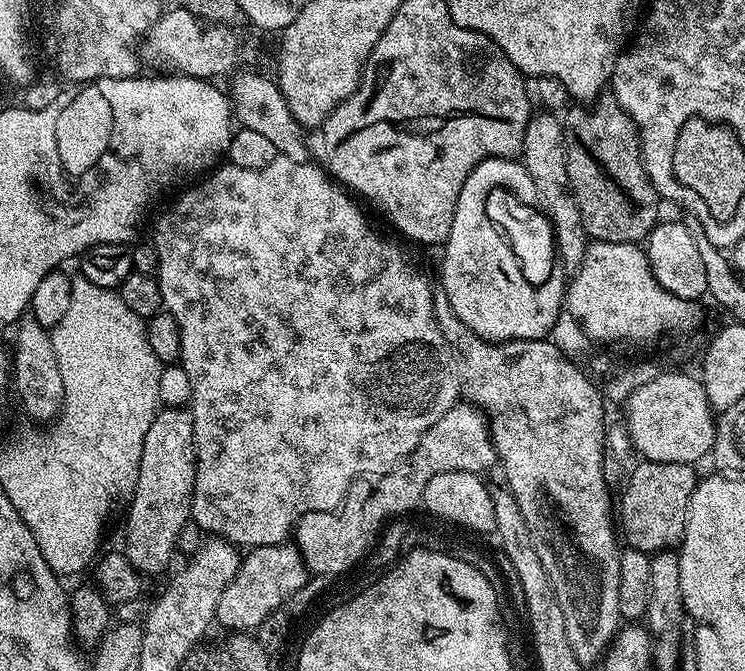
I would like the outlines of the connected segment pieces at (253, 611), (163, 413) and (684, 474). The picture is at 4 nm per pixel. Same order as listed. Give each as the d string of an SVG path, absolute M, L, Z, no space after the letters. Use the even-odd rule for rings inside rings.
M295 543L267 544L253 548L241 559L238 574L234 574L230 586L222 590L222 598L218 598L216 607L215 623L224 628L232 628L228 630L236 634L259 629L260 623L271 612L281 608L298 590L302 590L309 579L308 567L304 565L304 559Z
M161 407L154 422L150 422L150 430L146 430L146 442L142 442L142 462L130 492L132 501L128 504L128 521L124 524L122 551L136 572L145 577L156 576L166 571L172 555L177 555L182 530L192 520L195 477L191 411L187 407Z
M641 459L639 463L629 474L620 500L618 496L618 524L622 529L623 539L627 547L649 554L675 549L684 538L690 498L698 483L697 469L691 464L678 462Z

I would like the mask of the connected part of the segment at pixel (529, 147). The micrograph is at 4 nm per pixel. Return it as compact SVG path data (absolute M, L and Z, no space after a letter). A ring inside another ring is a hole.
M537 111L528 119L526 134L520 151L526 174L534 181L531 191L536 195L535 203L552 224L556 236L556 254L563 271L575 274L580 271L590 237L584 230L582 214L572 193L570 178L566 174L566 150L564 149L564 125L553 113Z

